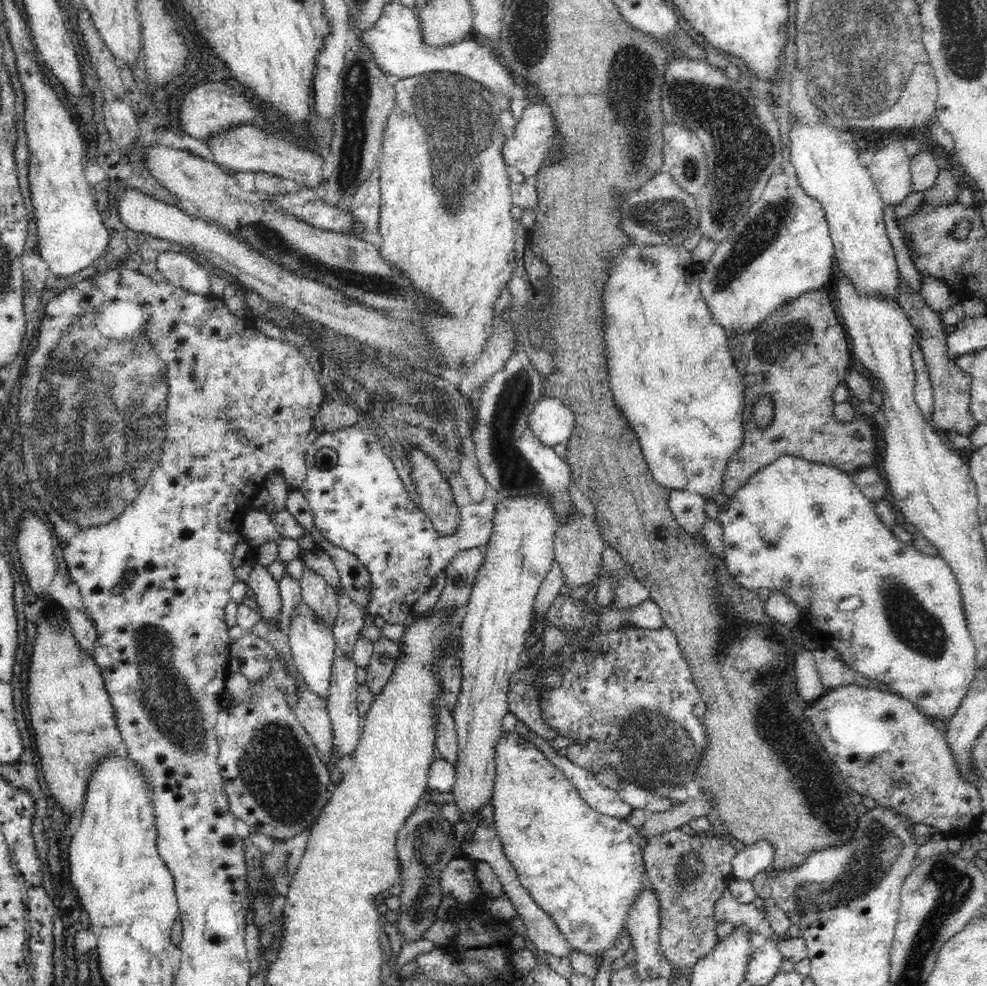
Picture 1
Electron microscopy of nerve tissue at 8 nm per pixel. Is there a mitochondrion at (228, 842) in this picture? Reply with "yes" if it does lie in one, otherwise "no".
no

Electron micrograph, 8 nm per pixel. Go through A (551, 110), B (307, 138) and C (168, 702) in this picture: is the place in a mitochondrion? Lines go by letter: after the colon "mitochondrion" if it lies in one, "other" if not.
A: other
B: other
C: mitochondrion

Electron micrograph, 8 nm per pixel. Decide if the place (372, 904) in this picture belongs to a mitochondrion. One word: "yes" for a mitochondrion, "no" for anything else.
no

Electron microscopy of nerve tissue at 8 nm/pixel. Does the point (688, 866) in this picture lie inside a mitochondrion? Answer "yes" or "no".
yes

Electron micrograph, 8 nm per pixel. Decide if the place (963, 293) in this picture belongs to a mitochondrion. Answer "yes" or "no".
no

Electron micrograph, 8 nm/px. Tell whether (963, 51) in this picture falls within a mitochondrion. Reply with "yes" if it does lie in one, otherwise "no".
yes

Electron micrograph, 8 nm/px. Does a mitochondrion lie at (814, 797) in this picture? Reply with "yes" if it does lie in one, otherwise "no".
yes

